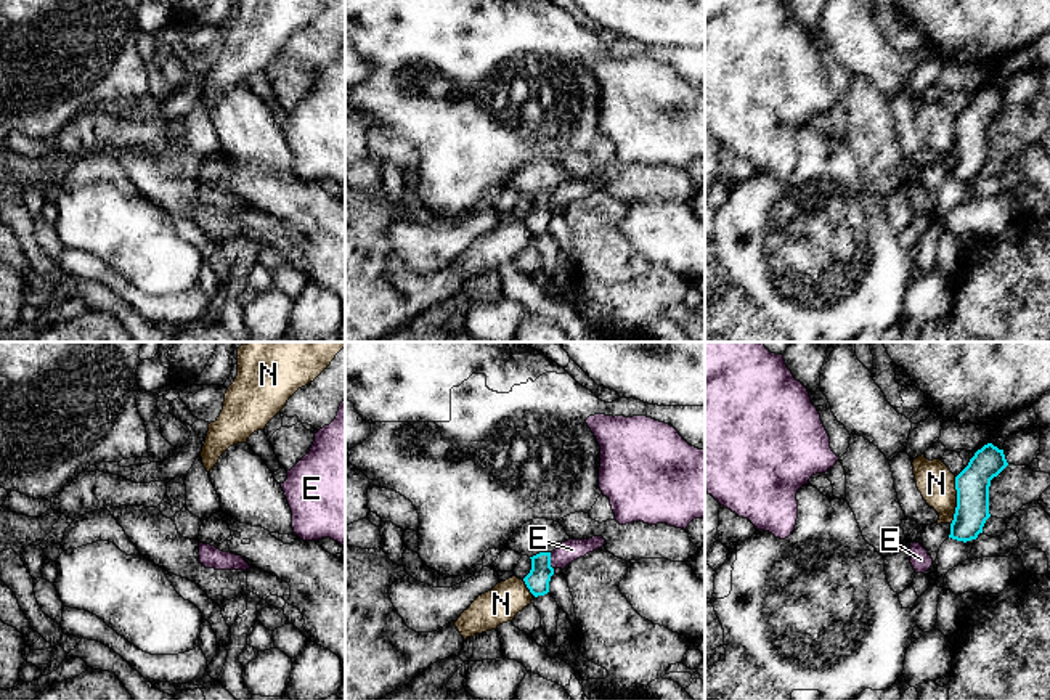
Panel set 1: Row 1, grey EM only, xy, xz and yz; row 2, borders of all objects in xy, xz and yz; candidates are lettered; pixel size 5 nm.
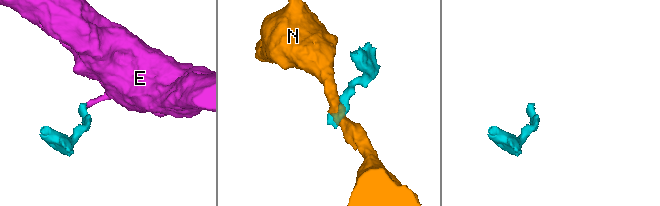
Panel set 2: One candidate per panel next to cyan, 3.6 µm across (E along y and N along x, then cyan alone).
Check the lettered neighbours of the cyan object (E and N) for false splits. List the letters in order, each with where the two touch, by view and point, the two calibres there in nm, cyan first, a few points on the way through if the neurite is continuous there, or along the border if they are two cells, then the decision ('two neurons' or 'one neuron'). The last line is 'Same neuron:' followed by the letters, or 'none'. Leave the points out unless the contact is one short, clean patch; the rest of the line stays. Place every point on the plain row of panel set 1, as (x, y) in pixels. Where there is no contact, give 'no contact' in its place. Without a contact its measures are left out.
E: contact xz (549, 201); calibres 120 and 110 nm; border xz (549, 193), (549, 206), (553, 209); two neurons
N: contact yz (957, 142); calibres 170 and 190 nm; two neurons
Same neuron: none

